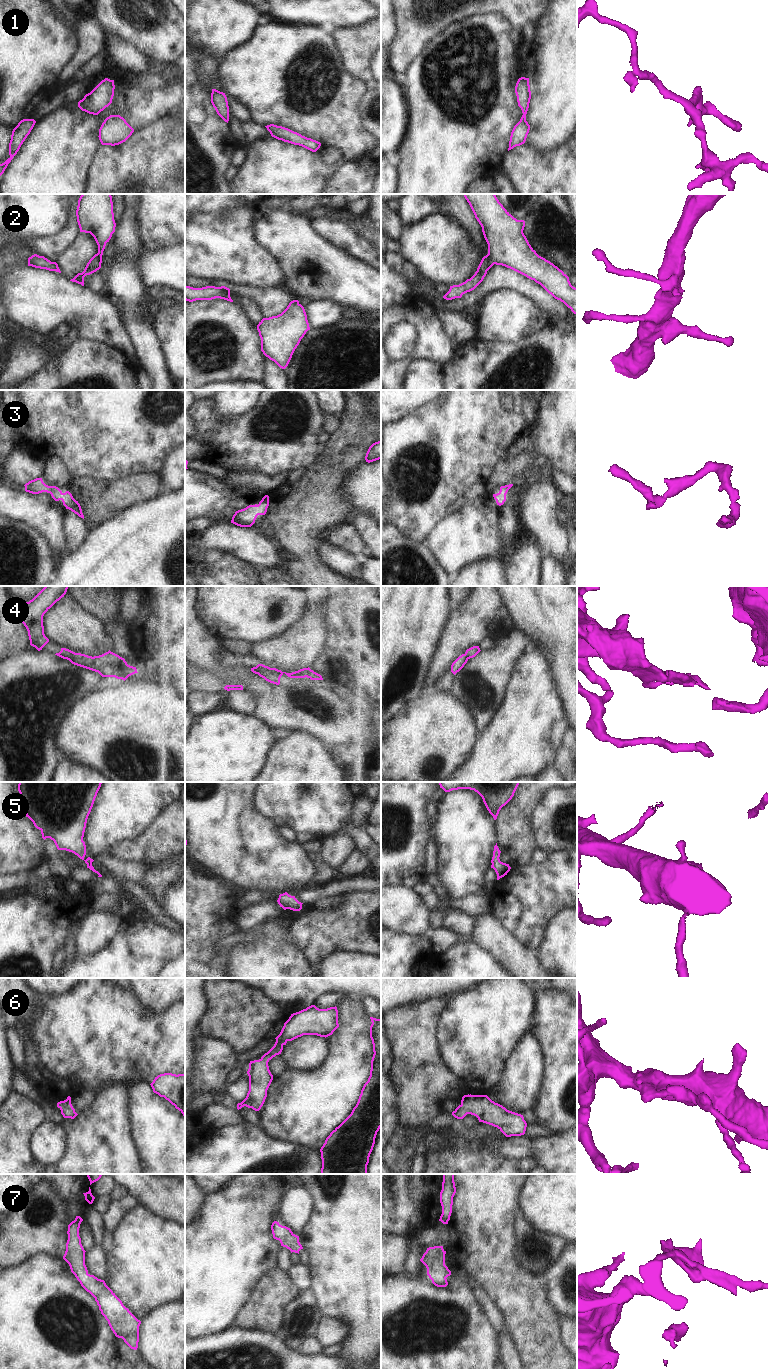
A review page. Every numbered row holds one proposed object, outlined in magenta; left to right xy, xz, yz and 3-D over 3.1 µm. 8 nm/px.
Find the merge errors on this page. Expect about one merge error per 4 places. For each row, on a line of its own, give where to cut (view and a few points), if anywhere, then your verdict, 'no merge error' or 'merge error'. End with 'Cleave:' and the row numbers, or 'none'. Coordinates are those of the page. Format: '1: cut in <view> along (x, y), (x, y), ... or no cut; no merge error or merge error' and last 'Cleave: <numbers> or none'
1: no cut; no merge error
2: no cut; no merge error
3: no cut; no merge error
4: no cut; no merge error
5: no cut; no merge error
6: no cut; no merge error
7: no cut; no merge error
Cleave: none

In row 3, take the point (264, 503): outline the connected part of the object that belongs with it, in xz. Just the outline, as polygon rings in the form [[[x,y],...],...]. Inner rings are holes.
[[[265,495],[259,504],[249,505],[238,510],[232,517],[231,523],[240,527],[251,527],[258,515],[265,515],[269,506],[269,496]]]

